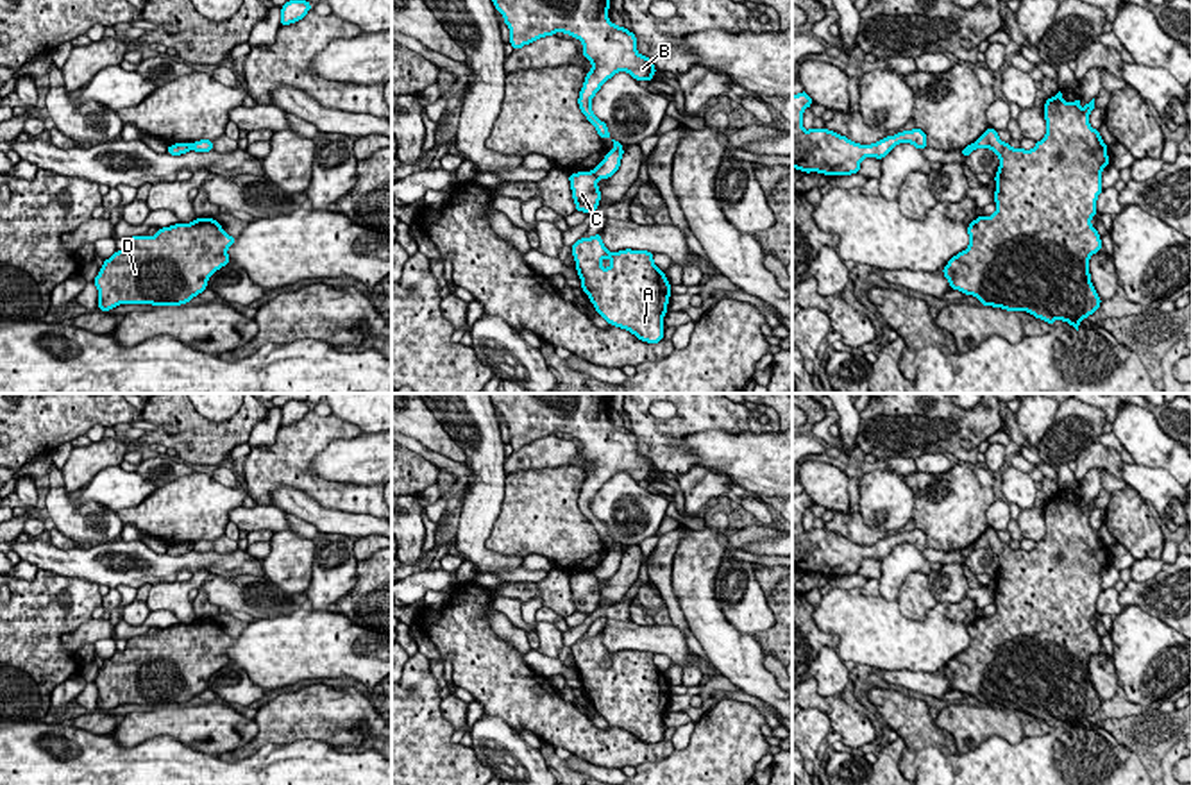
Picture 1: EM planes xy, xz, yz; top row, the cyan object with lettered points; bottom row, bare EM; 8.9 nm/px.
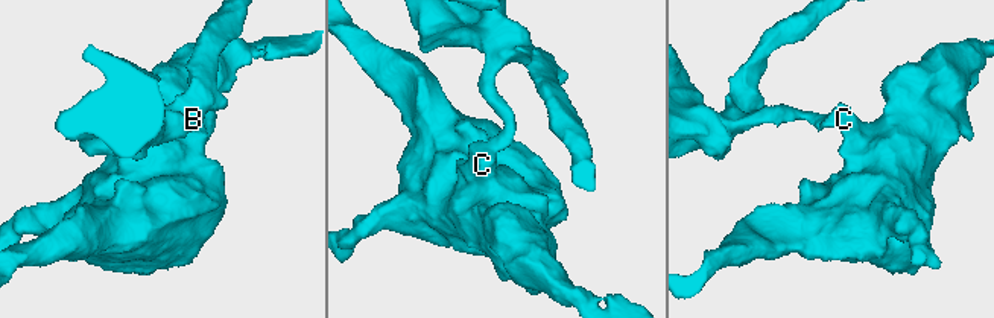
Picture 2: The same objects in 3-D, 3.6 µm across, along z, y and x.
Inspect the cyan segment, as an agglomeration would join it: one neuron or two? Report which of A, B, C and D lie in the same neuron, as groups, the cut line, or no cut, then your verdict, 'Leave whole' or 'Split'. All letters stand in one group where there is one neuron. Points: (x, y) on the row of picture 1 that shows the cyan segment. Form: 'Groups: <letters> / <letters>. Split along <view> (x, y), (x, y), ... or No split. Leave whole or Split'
Groups: A C D / B. Split along xz (591, 172), (598, 179). Split

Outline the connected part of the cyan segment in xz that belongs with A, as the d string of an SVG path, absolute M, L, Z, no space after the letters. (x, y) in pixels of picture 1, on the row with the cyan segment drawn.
M601 232L578 240L570 249L581 288L596 311L642 342L662 342L671 284L655 265L655 254L631 249L608 252Z

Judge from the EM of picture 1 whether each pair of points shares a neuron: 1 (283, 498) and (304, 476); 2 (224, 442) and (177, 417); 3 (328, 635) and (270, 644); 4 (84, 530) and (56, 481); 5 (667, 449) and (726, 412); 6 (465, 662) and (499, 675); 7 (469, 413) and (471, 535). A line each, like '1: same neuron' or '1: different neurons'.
1: different neurons
2: same neuron
3: same neuron
4: same neuron
5: same neuron
6: same neuron
7: same neuron

